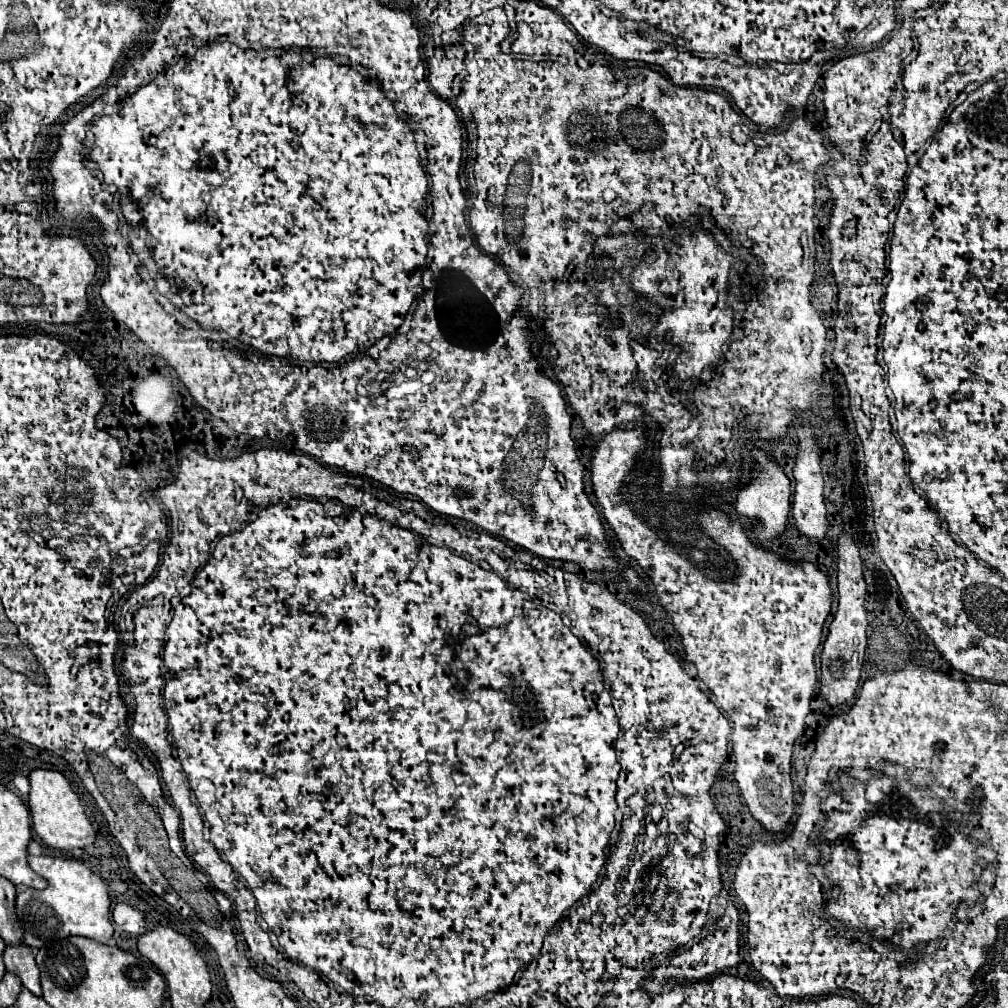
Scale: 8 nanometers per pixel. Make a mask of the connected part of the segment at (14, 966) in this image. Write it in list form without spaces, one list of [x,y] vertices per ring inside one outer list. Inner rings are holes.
[[[5,948],[5,968],[21,978],[21,984],[35,996],[41,996],[39,984],[39,968],[35,964],[35,956],[31,948]]]

